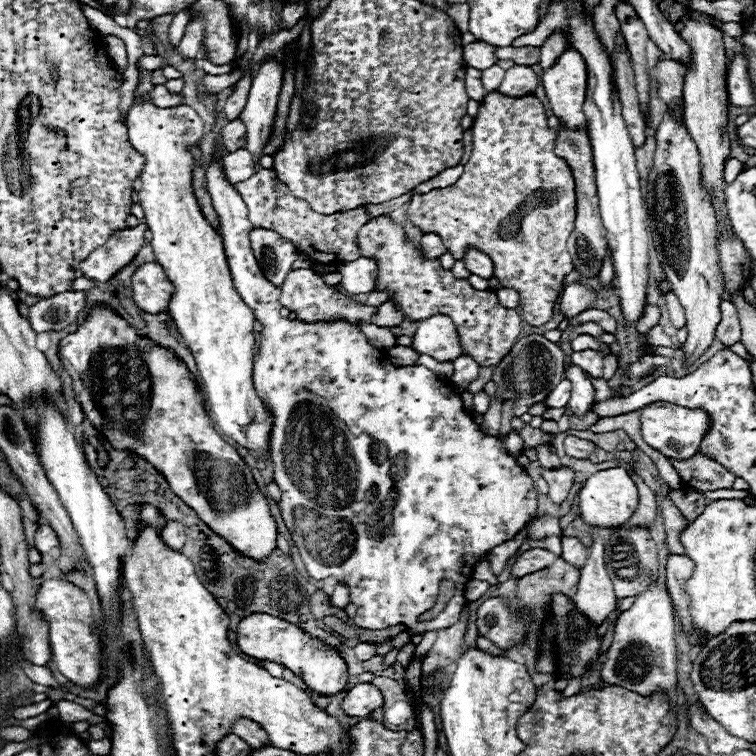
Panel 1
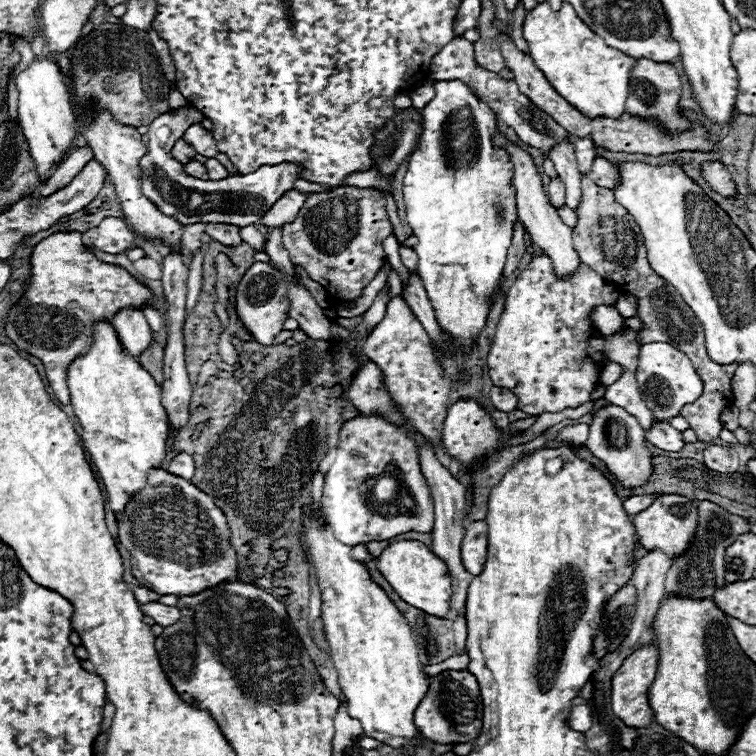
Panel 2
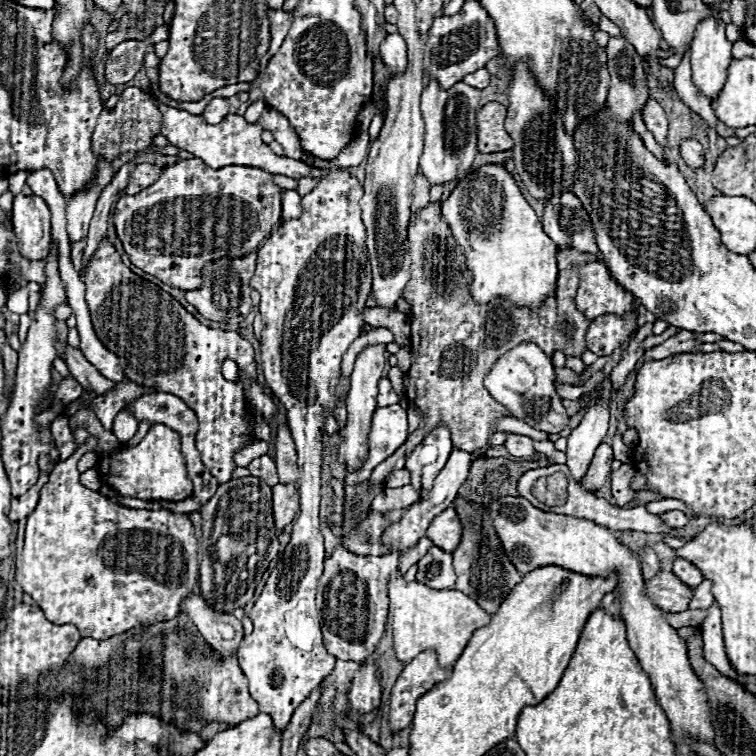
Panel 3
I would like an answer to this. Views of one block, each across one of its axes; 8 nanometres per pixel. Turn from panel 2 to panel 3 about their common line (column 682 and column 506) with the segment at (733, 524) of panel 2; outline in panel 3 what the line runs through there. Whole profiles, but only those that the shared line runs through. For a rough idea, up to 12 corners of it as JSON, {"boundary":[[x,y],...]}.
{"boundary":[[454,500],[456,590],[494,614],[522,580],[490,508]]}

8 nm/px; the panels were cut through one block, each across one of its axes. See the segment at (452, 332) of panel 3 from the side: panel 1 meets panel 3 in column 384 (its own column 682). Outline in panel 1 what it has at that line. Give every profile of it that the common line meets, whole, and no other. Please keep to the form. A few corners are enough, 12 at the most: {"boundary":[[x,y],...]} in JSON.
{"boundary":[[704,454],[670,460],[696,492],[732,488],[734,474]]}

